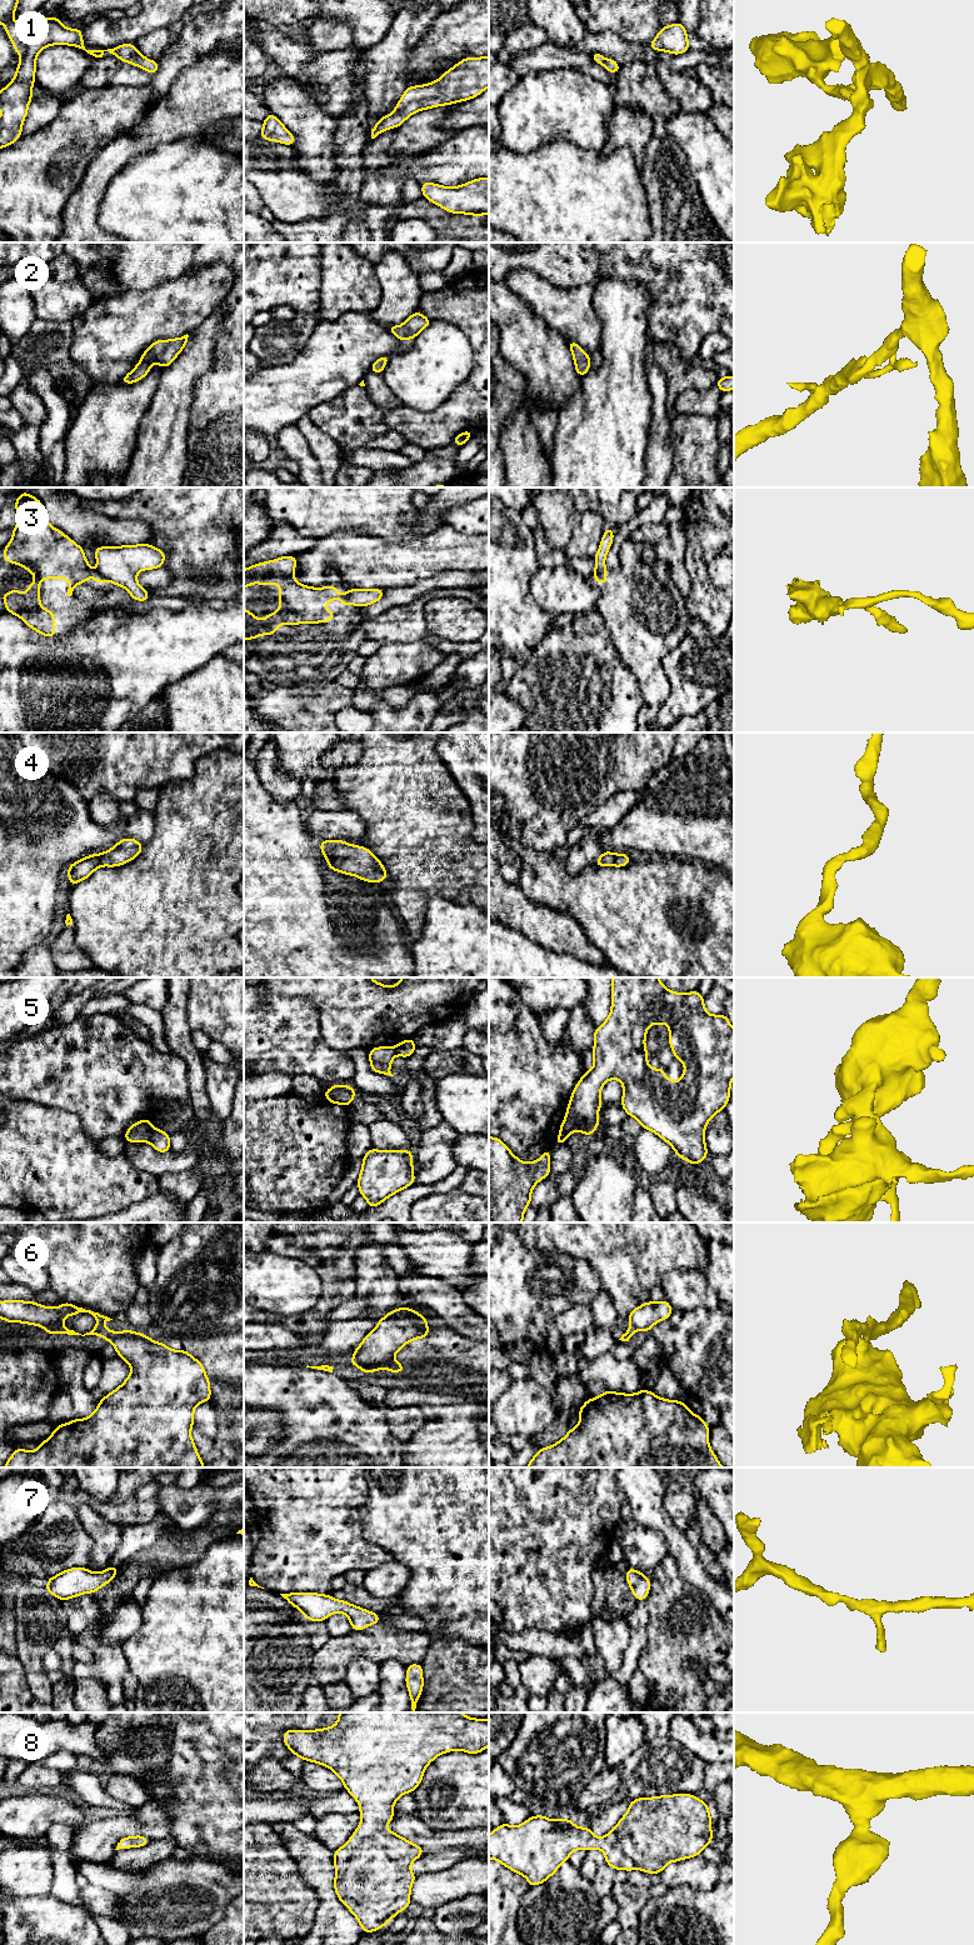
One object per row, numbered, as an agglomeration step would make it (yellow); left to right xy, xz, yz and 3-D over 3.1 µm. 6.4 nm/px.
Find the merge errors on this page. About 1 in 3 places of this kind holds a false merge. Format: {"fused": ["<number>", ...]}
{"fused": ["3", "5", "6"]}

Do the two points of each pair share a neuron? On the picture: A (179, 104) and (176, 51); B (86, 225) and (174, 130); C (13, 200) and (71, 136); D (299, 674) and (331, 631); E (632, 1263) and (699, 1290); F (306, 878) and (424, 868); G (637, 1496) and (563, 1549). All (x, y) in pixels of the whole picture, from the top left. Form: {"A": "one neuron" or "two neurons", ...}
{"A": "two neurons", "B": "one neuron", "C": "one neuron", "D": "one neuron", "E": "two neurons", "F": "two neurons", "G": "two neurons"}

